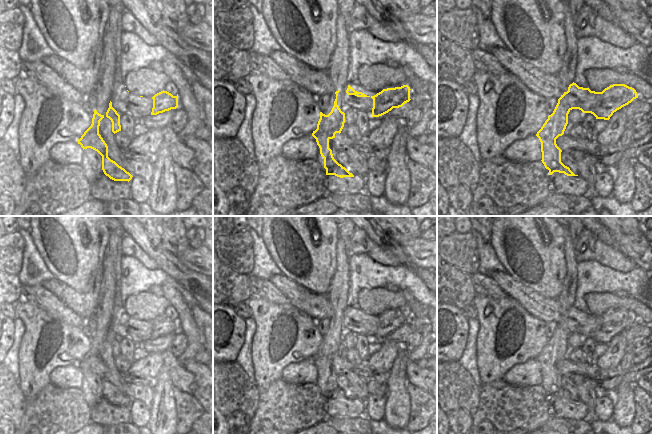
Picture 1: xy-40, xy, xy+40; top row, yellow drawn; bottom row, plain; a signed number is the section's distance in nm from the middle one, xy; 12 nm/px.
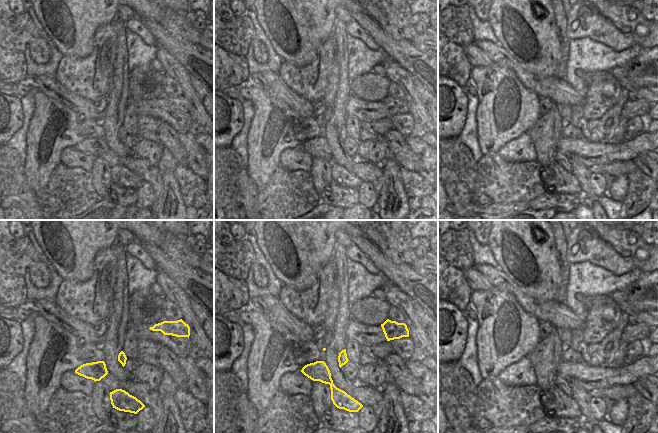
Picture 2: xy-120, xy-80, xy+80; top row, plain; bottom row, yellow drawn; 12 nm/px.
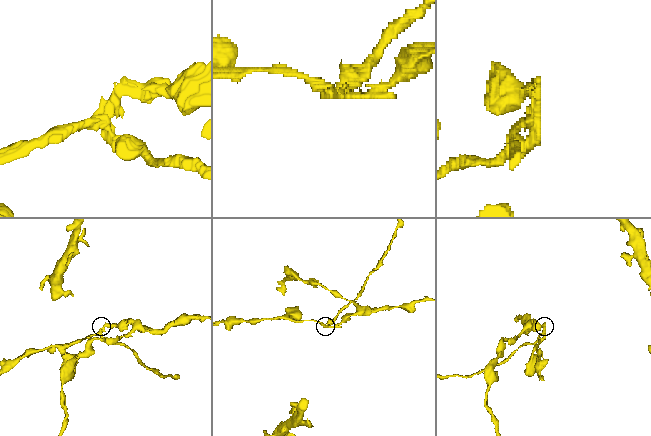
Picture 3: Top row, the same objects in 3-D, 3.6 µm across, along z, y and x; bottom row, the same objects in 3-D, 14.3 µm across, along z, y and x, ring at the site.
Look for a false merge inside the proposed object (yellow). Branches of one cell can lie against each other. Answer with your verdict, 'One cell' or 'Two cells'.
Two cells.

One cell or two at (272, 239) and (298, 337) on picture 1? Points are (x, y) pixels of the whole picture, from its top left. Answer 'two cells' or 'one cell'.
two cells

